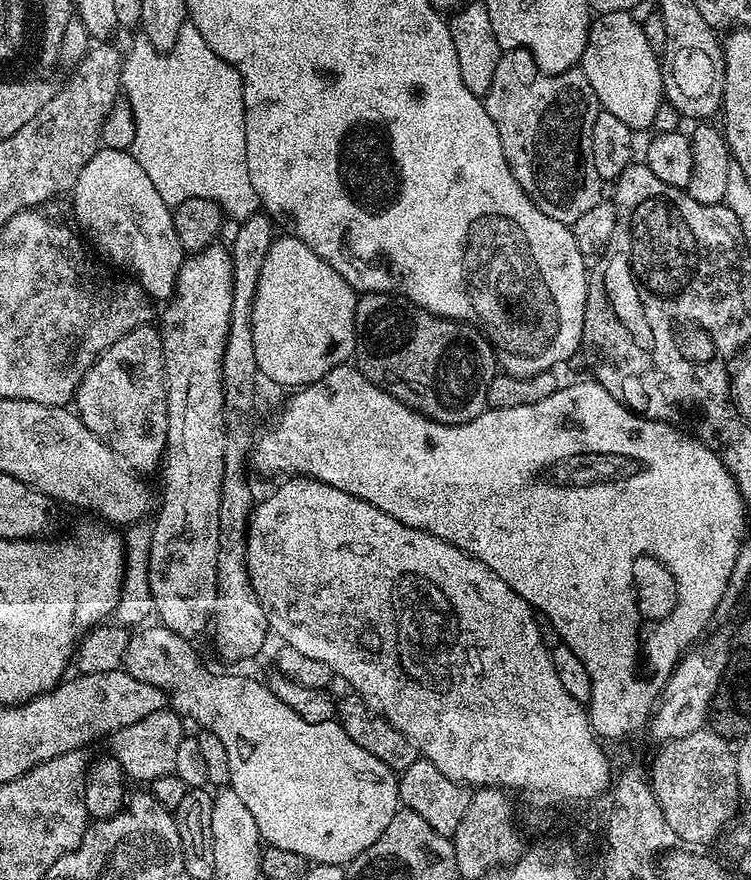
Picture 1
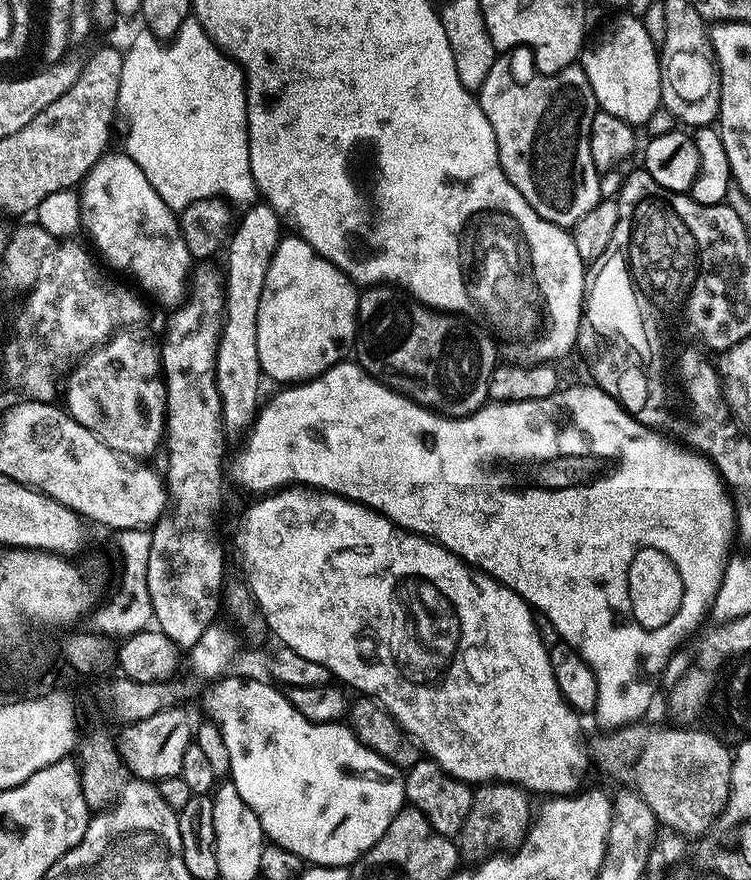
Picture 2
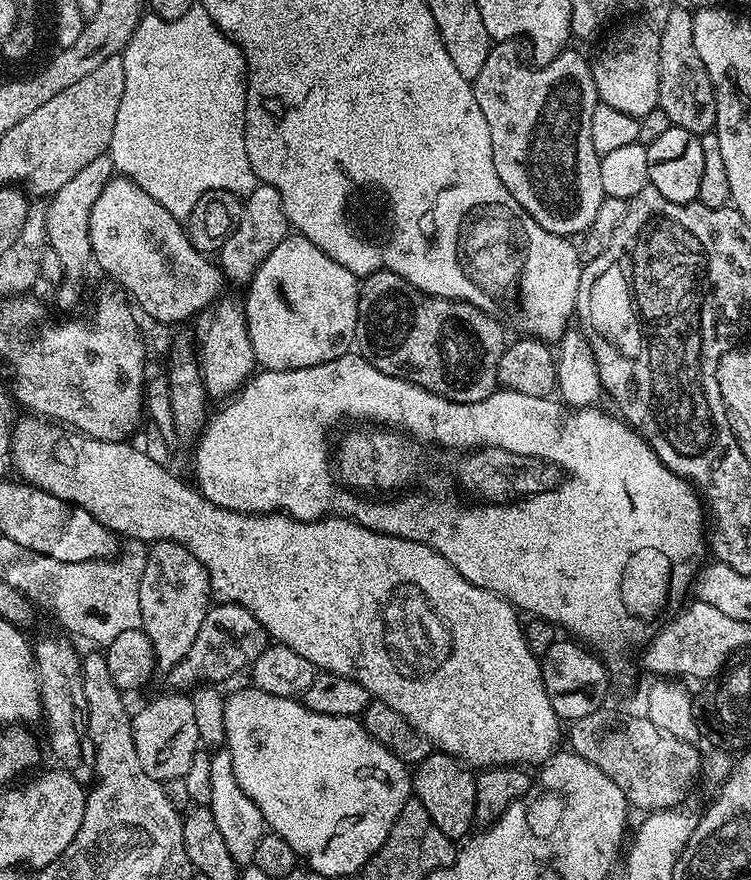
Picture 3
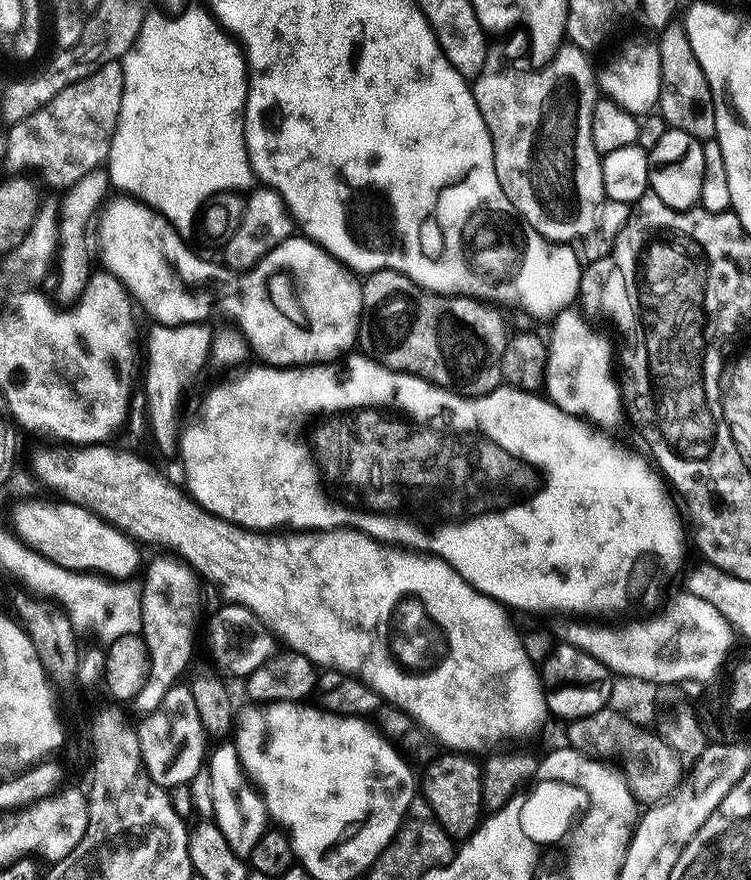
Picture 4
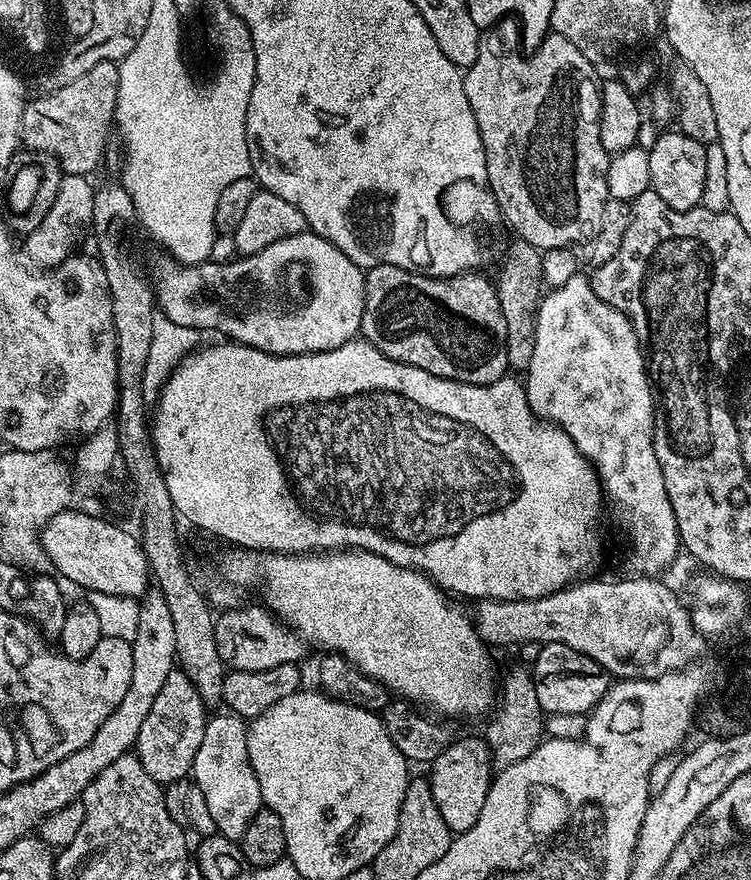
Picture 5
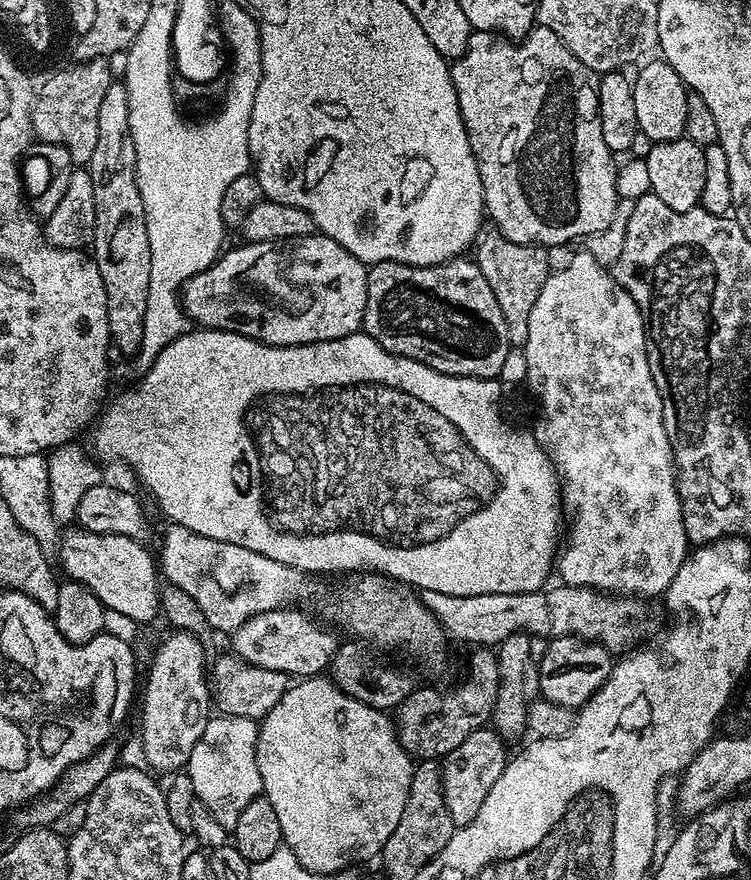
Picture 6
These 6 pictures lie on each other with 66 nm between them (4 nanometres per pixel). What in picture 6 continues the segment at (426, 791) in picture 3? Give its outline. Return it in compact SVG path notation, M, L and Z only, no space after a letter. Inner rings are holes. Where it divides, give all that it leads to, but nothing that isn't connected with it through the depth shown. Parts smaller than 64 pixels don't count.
M485 726L474 730L466 742L461 742L455 750L450 750L440 764L442 778L442 794L446 798L446 810L450 810L450 818L456 828L464 828L474 818L478 818L478 810L482 810L482 802L486 802L486 794L498 778L502 778L502 770L508 765L510 752L507 752L506 742L495 728Z

